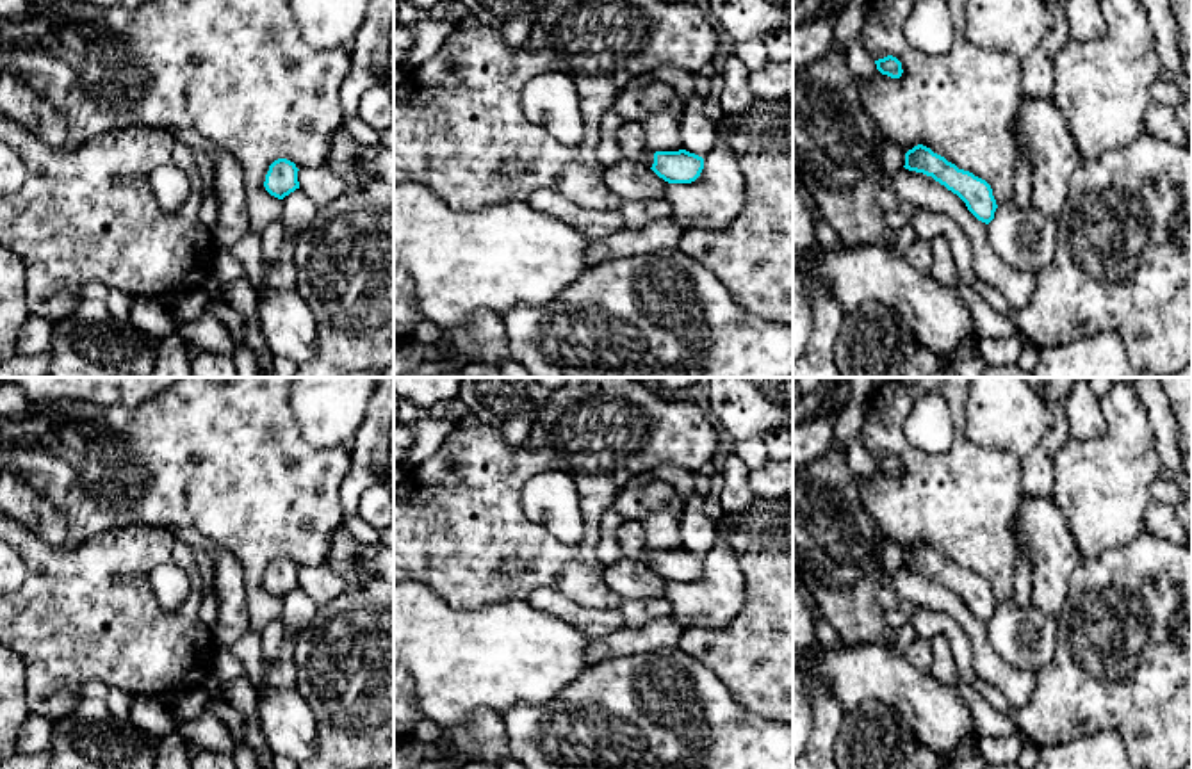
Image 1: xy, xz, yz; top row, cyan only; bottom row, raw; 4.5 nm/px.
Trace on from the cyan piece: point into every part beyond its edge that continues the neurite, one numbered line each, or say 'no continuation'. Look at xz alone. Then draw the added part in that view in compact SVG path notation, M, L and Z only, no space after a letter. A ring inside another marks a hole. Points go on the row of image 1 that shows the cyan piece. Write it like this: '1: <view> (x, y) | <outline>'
1: xz (631, 137) | M624 123L615 139L622 150L624 158L641 162L649 167L654 164L654 153L647 151L647 135L641 123Z

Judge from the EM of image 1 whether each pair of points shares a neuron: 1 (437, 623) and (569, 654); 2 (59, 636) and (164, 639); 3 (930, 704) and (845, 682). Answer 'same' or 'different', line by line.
1: same
2: same
3: same

